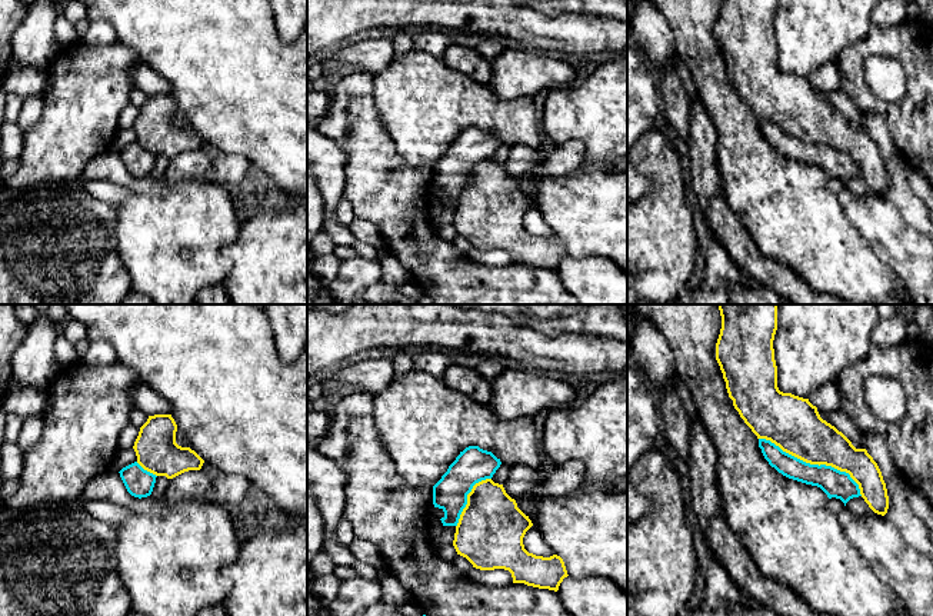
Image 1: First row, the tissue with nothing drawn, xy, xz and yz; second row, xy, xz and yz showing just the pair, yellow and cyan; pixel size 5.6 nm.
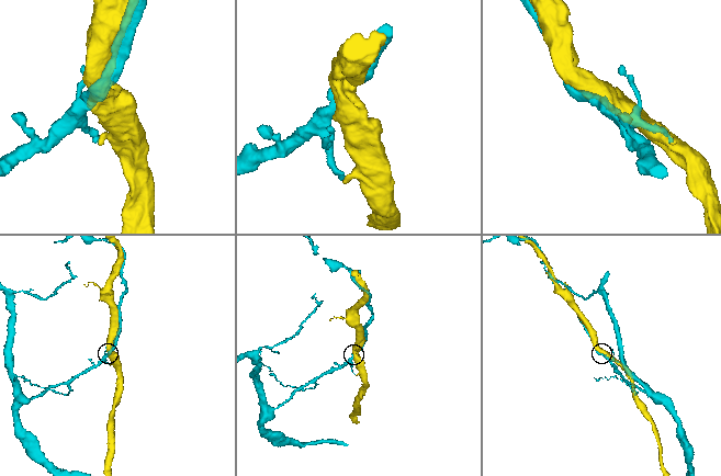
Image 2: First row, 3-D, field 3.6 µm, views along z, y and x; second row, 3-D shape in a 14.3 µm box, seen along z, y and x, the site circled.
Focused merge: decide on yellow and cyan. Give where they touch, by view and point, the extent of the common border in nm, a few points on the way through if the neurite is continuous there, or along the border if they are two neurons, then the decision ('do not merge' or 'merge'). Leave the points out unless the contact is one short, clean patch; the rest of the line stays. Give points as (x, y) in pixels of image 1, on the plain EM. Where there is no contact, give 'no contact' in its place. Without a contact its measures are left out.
contact yz (815, 143); length 650 nm; do not merge

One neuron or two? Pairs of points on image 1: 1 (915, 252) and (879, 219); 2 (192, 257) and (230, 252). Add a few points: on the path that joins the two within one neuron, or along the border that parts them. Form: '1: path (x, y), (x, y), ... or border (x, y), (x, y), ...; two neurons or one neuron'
1: path (906, 246), (887, 227); one neuron
2: border (242, 225), (222, 250), (230, 263), (222, 285); two neurons

